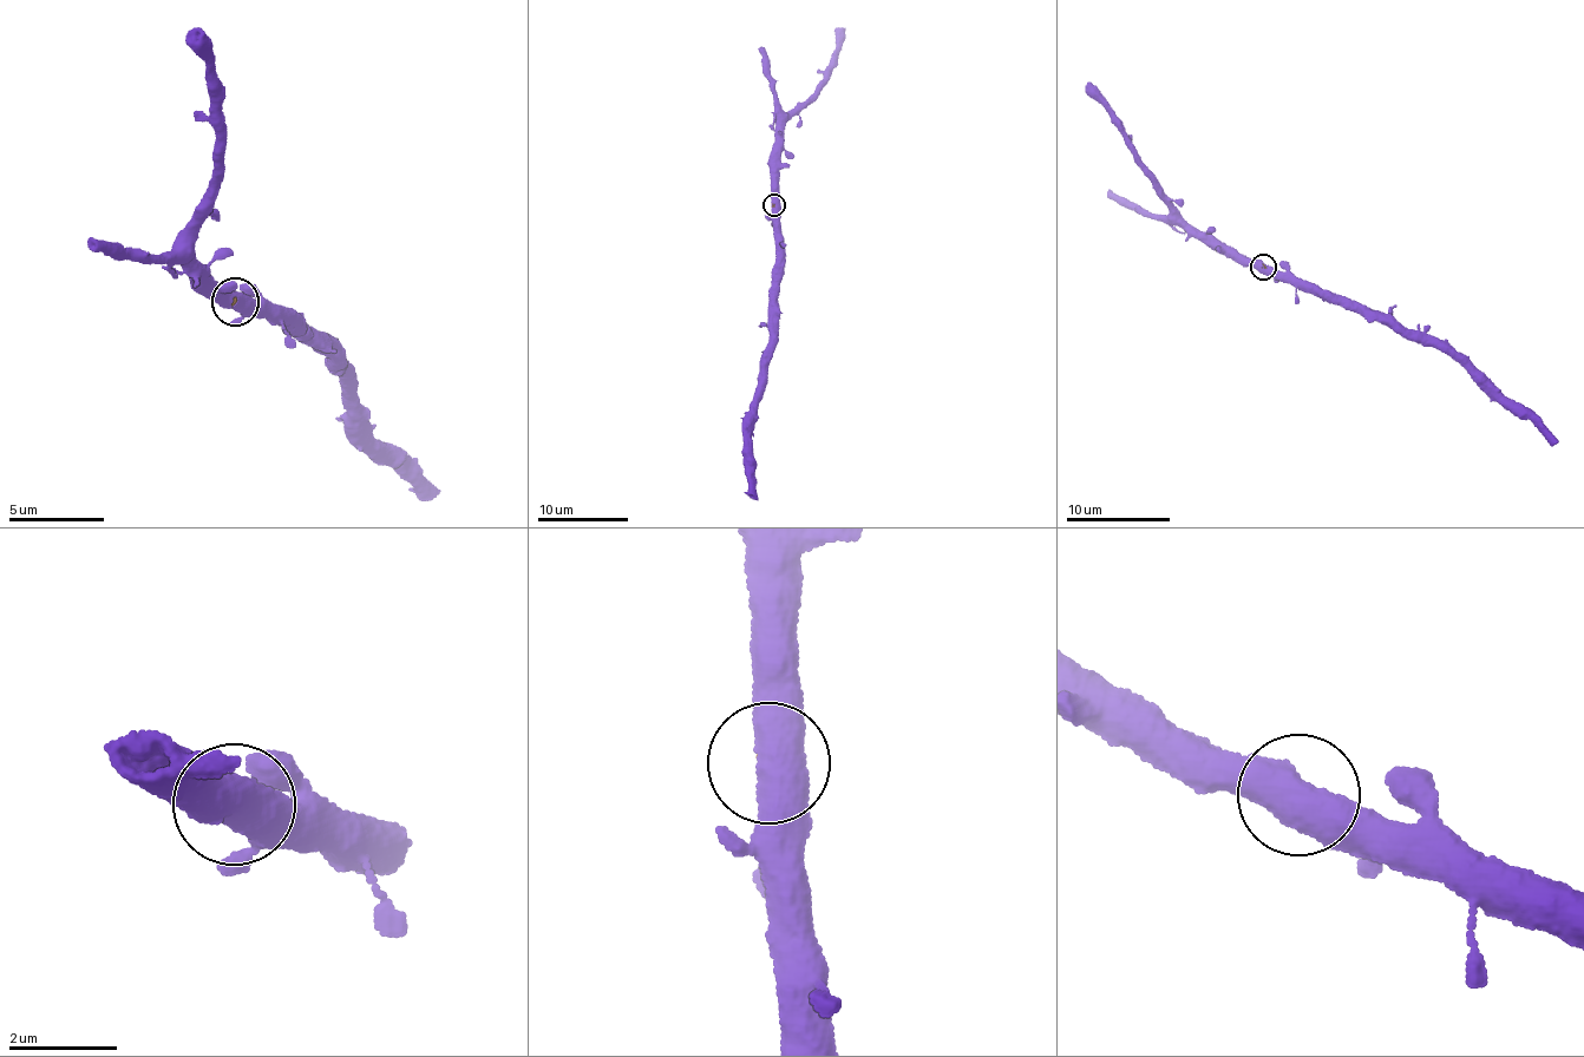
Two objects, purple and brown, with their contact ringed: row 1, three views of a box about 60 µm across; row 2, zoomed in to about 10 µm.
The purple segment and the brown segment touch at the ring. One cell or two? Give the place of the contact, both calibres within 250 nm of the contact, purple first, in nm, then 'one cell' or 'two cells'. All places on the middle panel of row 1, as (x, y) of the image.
at (773, 204); 600 nm thick on the purple side, 60 nm on the other; two cells

